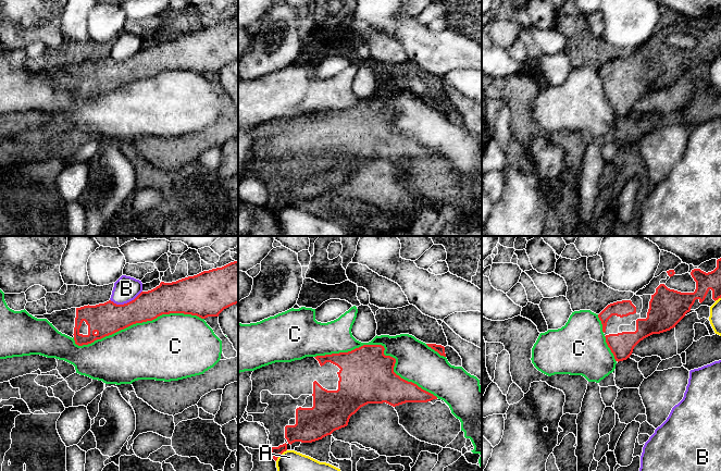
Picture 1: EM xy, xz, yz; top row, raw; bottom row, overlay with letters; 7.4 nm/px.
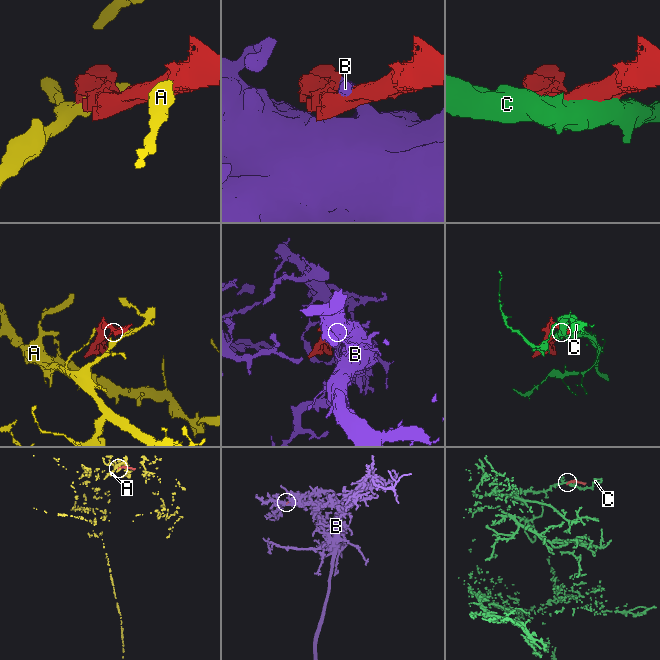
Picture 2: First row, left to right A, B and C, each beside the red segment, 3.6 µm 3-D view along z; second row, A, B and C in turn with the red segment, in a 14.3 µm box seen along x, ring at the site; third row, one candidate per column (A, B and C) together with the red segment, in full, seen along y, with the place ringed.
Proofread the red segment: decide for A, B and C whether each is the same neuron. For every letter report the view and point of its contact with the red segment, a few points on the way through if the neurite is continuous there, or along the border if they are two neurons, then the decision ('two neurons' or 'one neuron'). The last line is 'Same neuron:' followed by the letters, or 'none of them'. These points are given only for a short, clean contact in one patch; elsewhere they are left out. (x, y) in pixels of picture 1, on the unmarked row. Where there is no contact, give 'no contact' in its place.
A: contact xz (281, 210); two neurons
B: contact xy (125, 60); two neurons
C: contact xz (384, 106); two neurons
Same neuron: none of them

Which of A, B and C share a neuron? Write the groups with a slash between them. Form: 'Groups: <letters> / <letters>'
Groups: A / B / C

